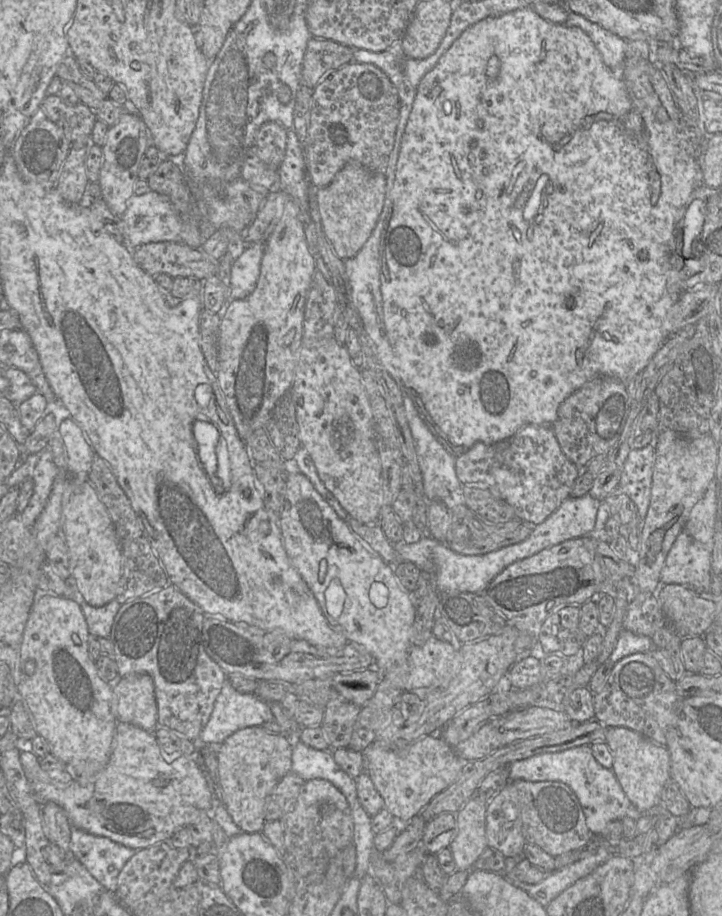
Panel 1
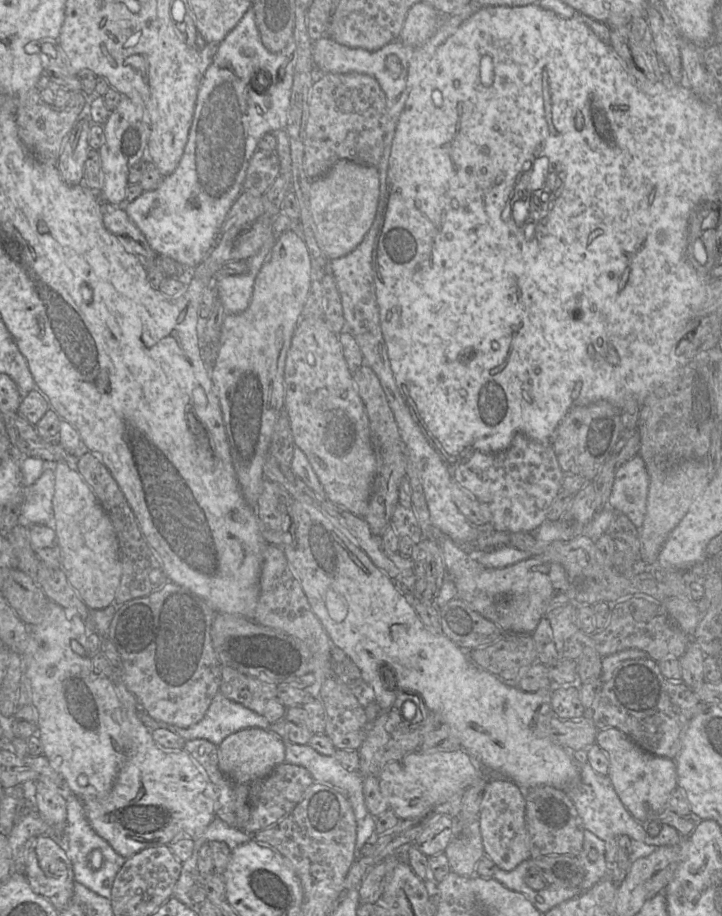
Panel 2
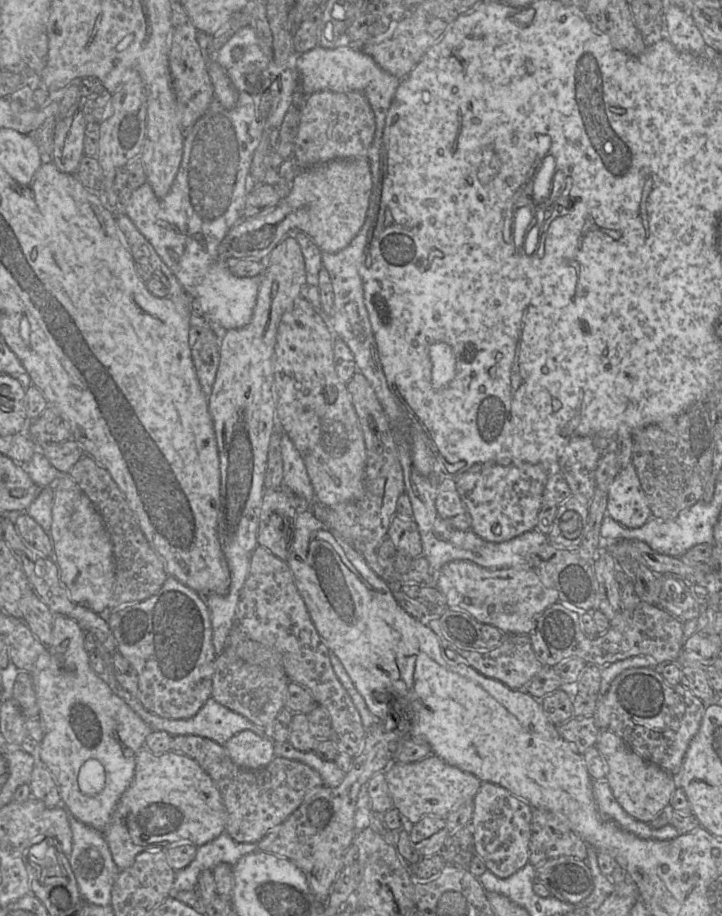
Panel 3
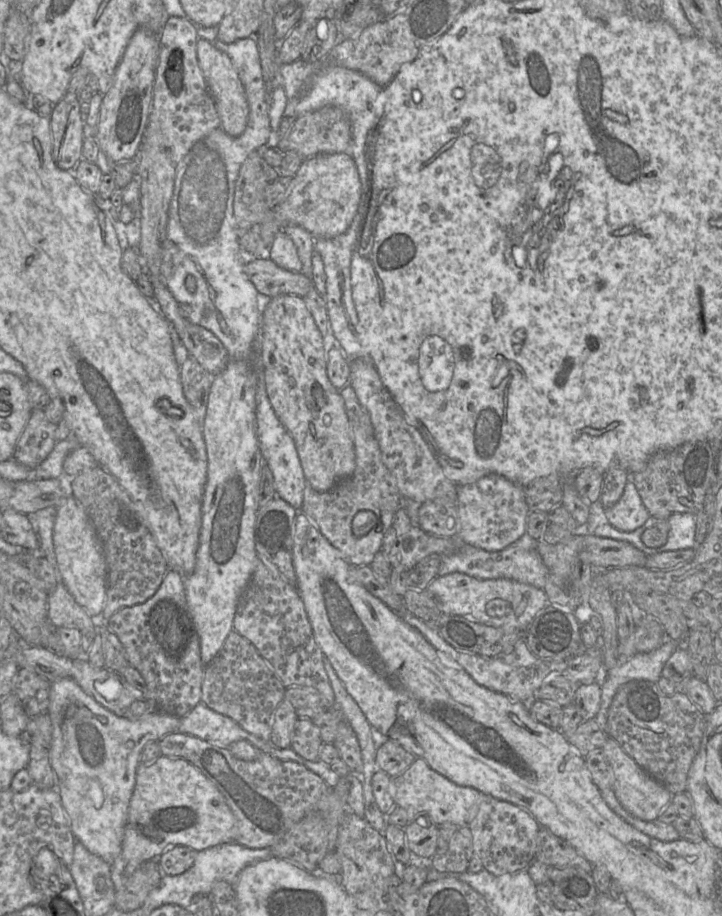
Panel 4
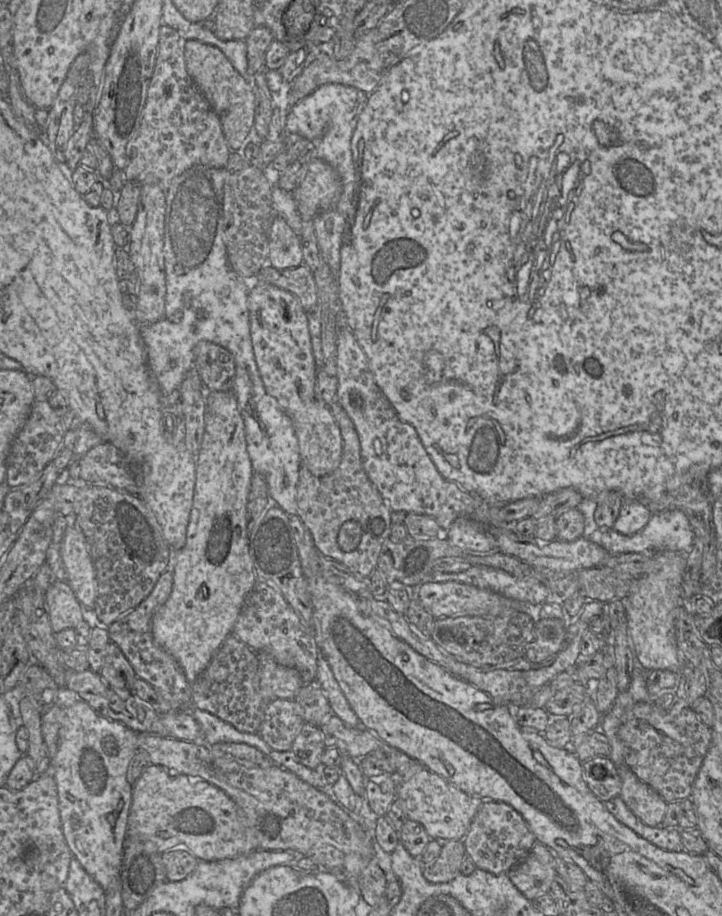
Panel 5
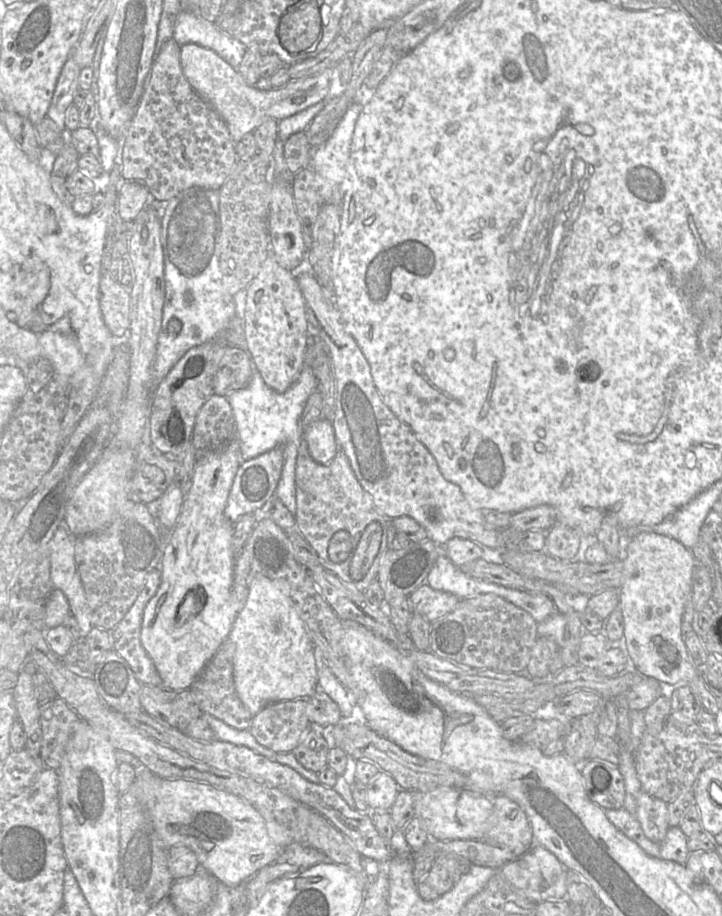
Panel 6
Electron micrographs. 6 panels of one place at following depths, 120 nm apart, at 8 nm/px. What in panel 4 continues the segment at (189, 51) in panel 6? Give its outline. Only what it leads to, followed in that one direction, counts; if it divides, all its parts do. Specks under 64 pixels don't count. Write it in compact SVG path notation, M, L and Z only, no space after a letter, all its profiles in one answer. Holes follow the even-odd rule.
M199 38L197 40L197 58L209 91L214 98L221 120L221 128L232 137L240 136L247 126L249 105L243 84L230 57L215 47L214 43Z

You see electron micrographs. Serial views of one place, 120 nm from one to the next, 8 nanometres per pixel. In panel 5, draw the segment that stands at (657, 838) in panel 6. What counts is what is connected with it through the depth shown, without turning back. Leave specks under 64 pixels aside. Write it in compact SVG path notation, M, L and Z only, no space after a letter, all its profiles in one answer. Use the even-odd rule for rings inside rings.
M627 765L620 766L617 770L621 779L619 796L629 810L647 826L660 826L668 803L655 790L638 779Z

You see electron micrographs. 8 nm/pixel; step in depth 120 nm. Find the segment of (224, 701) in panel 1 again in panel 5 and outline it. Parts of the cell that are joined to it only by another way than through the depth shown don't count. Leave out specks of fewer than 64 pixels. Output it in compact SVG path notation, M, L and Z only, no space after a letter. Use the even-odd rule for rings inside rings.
M193 705L188 711L199 723L202 730L202 741L208 746L217 743L243 743L258 749L266 756L272 750L258 733L240 732L230 723Z

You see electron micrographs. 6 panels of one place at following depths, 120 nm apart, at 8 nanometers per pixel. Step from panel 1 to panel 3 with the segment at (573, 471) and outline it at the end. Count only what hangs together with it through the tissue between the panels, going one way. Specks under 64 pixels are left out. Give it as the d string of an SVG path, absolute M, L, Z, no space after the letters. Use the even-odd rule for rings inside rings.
M531 463L476 464L455 479L458 494L471 517L471 530L488 542L500 543L533 530L551 470Z

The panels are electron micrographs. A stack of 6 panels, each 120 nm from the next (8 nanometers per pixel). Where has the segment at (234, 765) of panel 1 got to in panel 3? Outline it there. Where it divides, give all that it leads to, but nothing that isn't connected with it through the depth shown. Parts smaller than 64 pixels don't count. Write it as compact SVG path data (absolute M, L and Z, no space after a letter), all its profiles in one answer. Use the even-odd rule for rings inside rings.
M245 730L231 737L224 747L237 766L256 770L268 765L275 757L274 743L271 738Z

